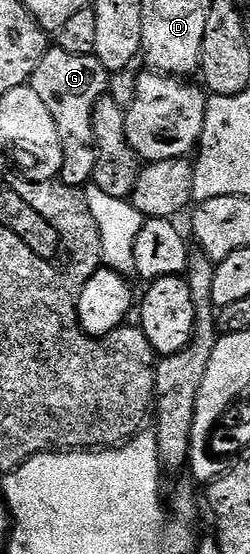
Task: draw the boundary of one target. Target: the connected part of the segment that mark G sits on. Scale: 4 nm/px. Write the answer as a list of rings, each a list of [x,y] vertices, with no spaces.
[[[58,47],[48,48],[31,76],[31,89],[37,91],[41,103],[45,103],[49,115],[53,115],[53,123],[57,123],[63,152],[59,177],[67,185],[86,186],[99,162],[93,139],[93,107],[97,99],[107,93],[108,80],[107,69],[95,58],[94,52],[74,53]]]

